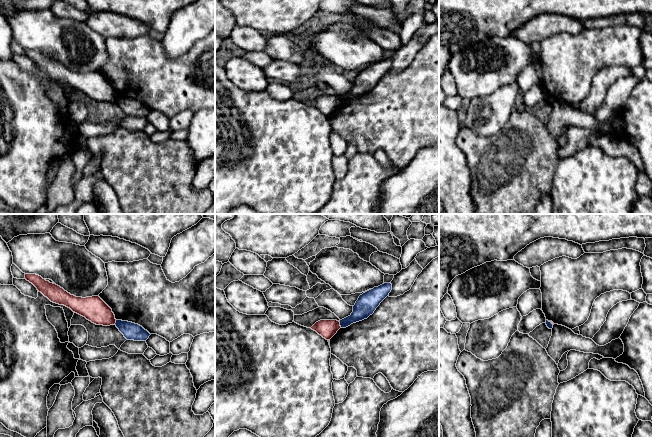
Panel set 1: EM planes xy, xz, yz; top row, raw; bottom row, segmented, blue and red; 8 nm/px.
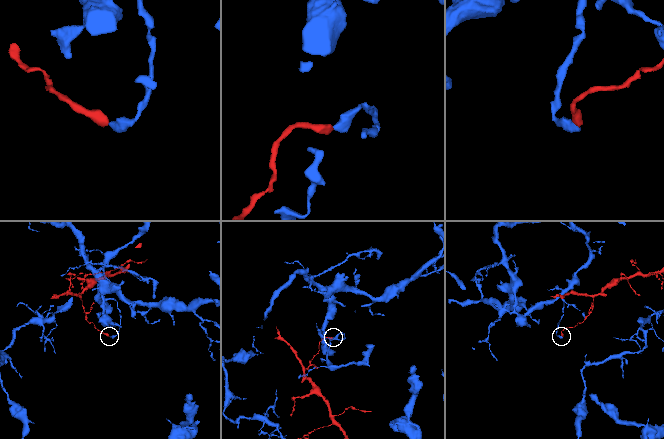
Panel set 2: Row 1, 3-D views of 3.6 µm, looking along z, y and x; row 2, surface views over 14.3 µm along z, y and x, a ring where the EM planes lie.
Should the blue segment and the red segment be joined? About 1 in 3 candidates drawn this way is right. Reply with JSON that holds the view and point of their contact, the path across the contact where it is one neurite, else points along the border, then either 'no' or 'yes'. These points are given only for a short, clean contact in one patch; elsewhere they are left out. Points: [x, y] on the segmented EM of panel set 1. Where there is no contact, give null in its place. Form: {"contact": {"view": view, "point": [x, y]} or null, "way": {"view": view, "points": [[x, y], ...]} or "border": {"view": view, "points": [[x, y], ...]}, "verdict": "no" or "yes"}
{"contact": {"view": "xz", "point": [340, 325]}, "border": {"view": "xz", "points": [[339, 322], [341, 327]]}, "verdict": "no"}

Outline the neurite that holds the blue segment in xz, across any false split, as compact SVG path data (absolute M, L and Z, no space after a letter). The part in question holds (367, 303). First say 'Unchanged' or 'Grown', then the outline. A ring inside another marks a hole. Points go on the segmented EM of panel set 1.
Unchanged. M390 282L374 287L373 289L360 295L353 306L353 312L351 315L340 320L341 328L346 328L353 323L367 319L374 313L380 303L389 295L391 290L392 284Z

